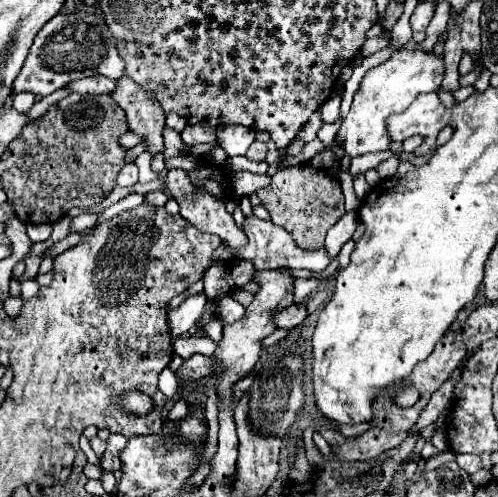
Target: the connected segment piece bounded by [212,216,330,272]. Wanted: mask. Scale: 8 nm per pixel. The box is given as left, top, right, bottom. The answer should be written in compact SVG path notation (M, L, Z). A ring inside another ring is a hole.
M256 216L252 218L246 218L244 224L242 224L242 230L248 238L246 246L244 248L228 248L228 244L220 244L220 248L216 248L214 256L212 256L212 262L224 262L224 264L232 264L236 260L250 260L254 264L254 270L276 270L276 268L290 268L290 270L296 270L296 268L304 268L304 270L314 270L314 272L322 272L328 264L330 264L330 258L326 254L326 250L304 250L304 248L298 248L296 242L288 236L288 232L280 226L276 226L274 222L270 220L260 220Z

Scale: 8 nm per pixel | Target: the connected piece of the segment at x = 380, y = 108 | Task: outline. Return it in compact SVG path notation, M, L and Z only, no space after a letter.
M398 48L384 64L368 70L360 82L358 92L354 94L350 112L338 130L338 136L342 136L344 140L346 154L354 158L358 154L388 150L390 138L386 130L386 118L394 112L406 110L420 92L436 92L442 80L444 80L442 56L436 56L432 50L422 48L414 50Z

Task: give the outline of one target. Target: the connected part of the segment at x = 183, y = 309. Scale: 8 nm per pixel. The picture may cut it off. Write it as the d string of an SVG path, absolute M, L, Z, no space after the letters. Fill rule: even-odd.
M196 294L196 296L190 296L186 302L182 302L178 308L168 312L168 324L174 338L182 336L196 324L196 320L200 318L200 312L204 310L204 304L206 304L206 294Z

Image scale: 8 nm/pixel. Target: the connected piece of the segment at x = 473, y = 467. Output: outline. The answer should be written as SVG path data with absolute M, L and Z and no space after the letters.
M456 454L456 462L458 462L458 466L460 466L462 470L466 470L468 474L474 474L474 472L478 472L478 470L482 468L480 458L474 456L474 454Z

